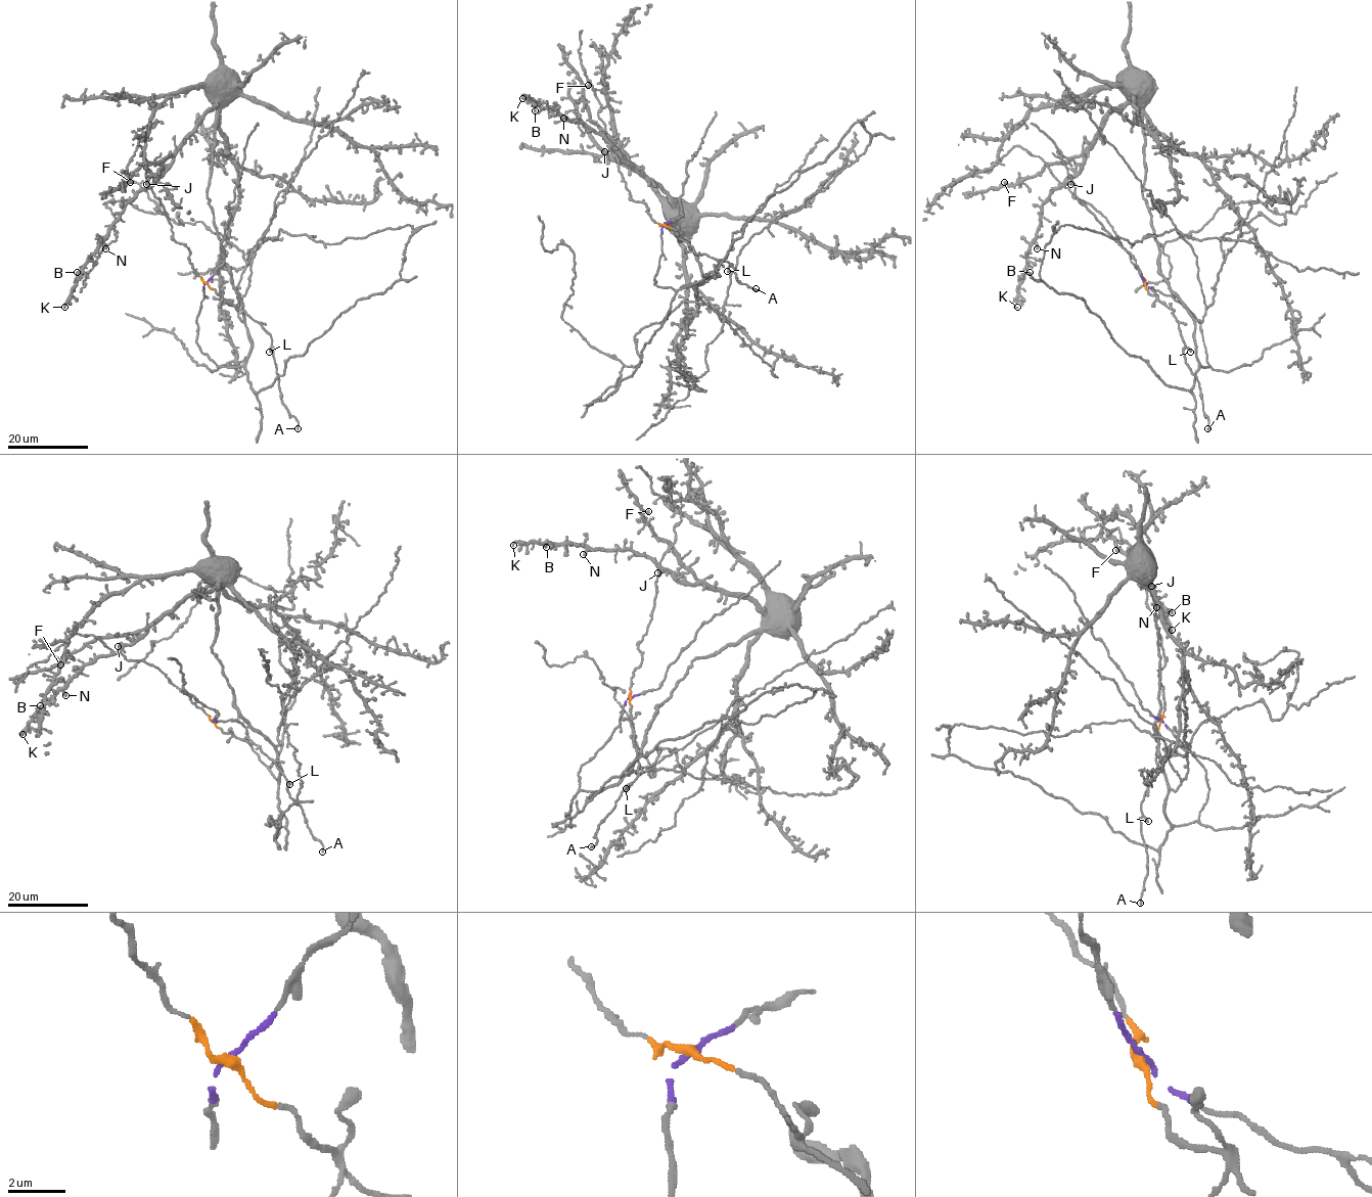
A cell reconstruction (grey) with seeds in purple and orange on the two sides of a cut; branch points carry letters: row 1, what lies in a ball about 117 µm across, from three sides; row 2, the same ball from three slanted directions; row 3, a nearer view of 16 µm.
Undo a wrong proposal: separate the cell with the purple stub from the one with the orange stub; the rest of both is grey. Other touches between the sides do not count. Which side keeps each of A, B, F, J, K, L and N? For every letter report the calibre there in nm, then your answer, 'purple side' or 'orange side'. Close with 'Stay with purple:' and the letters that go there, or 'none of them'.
A: 190 nm thick; orange side
B: 260 nm thick; purple side
F: 240 nm thick; purple side
J: 480 nm thick; purple side
K: 130 nm thick; purple side
L: 200 nm thick; orange side
N: 400 nm thick; purple side
Stay with purple: B, F, J, K, N

